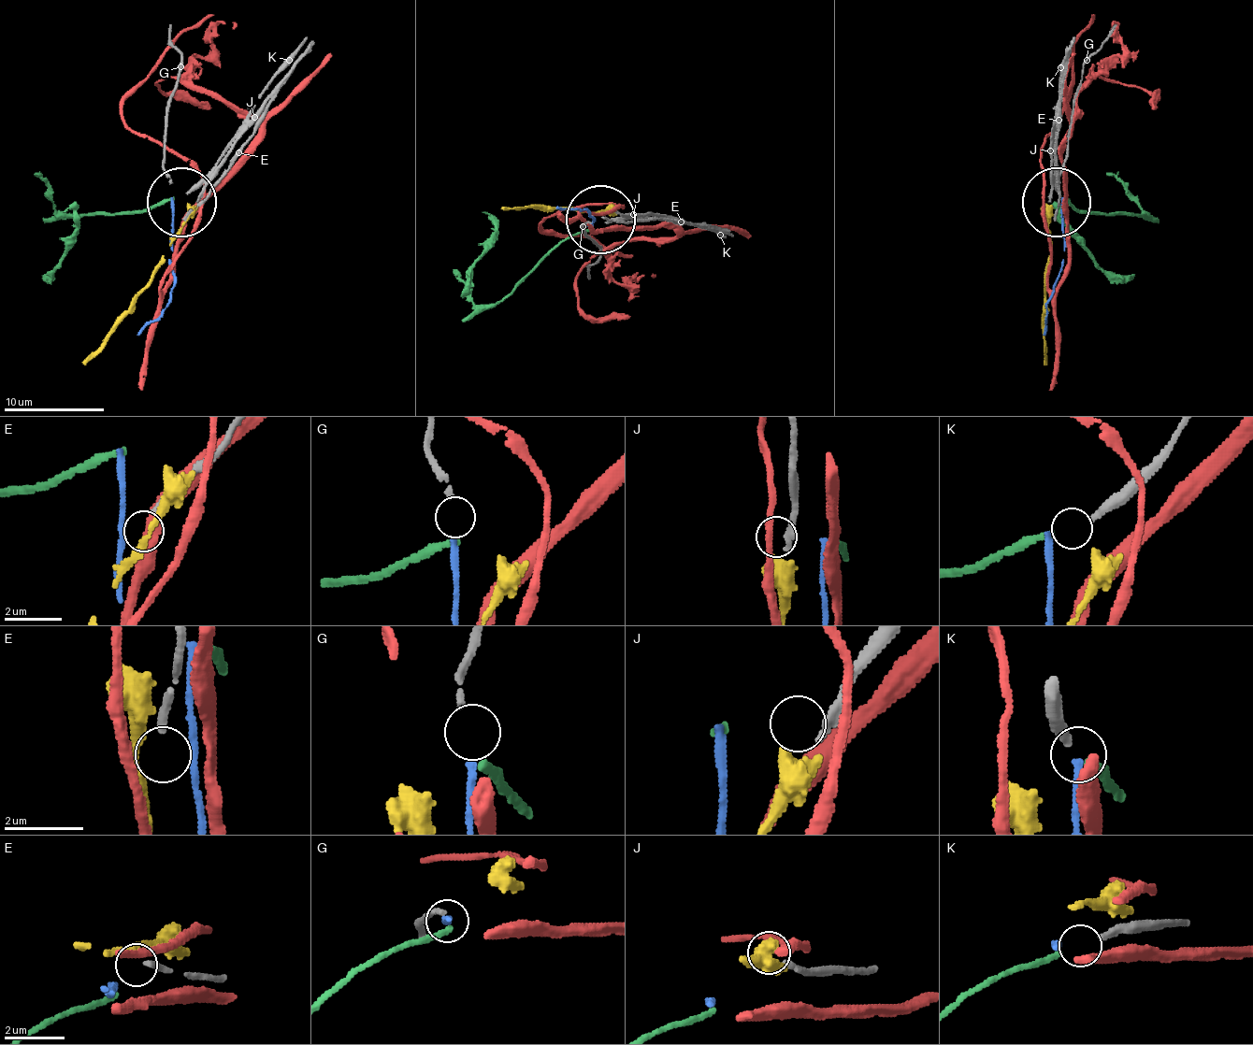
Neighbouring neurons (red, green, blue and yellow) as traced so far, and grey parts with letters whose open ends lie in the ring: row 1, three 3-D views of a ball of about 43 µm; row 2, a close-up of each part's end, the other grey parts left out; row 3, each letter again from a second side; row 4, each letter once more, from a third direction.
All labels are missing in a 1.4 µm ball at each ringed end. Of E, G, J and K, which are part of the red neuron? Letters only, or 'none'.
none

